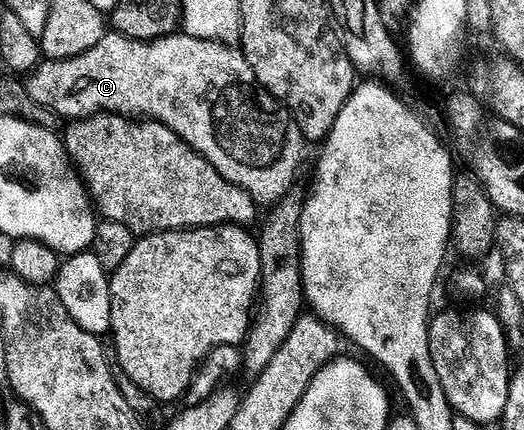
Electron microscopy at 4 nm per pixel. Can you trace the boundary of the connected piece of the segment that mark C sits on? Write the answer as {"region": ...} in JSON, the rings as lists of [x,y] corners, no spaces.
{"region":[[[112,31],[90,51],[65,61],[45,60],[27,82],[30,95],[61,118],[83,119],[101,115],[115,115],[129,119],[156,121],[170,127],[194,151],[198,151],[216,169],[220,166],[220,129],[228,129],[228,109],[236,105],[236,89],[244,93],[252,85],[255,73],[248,73],[252,65],[239,48],[231,49],[223,40],[188,37],[177,31],[170,37],[153,41],[139,41]]]}

